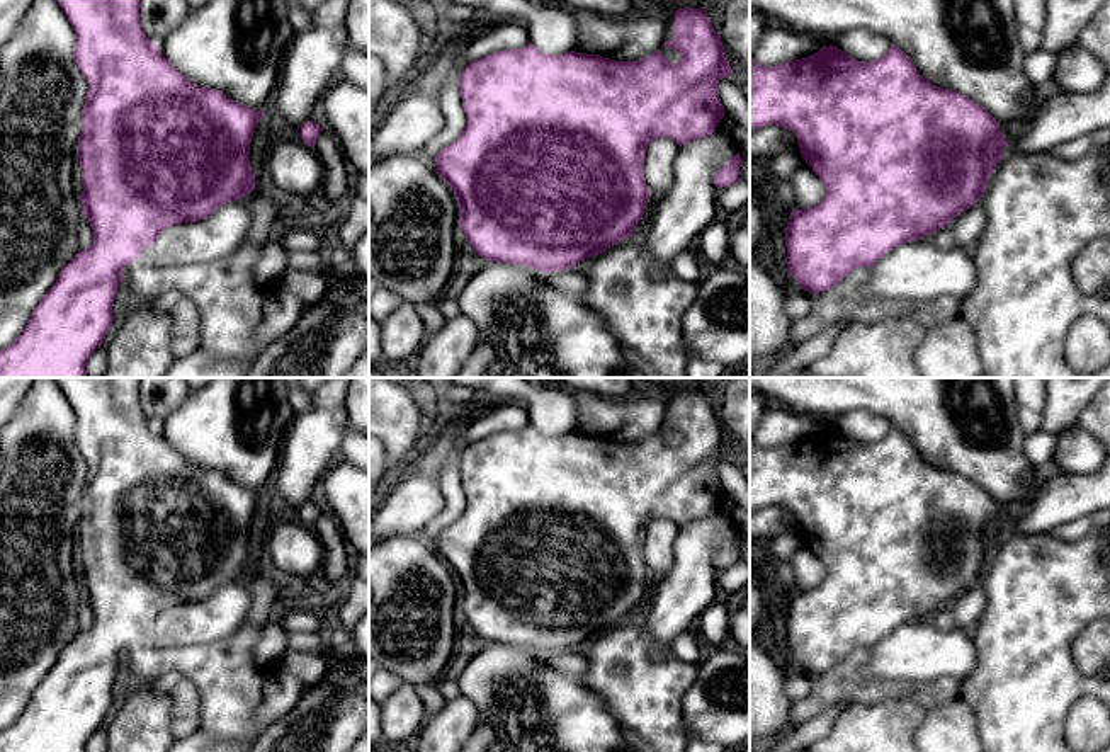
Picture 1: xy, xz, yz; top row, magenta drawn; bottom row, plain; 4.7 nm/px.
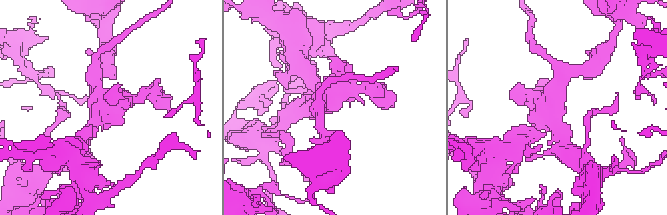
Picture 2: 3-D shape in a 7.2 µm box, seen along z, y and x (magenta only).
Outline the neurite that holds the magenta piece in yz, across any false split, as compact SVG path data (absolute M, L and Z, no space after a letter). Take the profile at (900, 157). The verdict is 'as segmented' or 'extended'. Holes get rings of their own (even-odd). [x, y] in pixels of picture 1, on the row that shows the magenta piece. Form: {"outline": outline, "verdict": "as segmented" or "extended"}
{"outline": "M830 44L818 53L762 66L750 53L750 131L782 126L797 138L801 155L823 180L823 201L792 209L785 228L785 264L801 289L813 294L840 284L858 267L870 269L894 247L935 233L981 201L989 175L1005 155L1000 122L977 102L925 80L898 46L875 61L858 61Z", "verdict": "as segmented"}

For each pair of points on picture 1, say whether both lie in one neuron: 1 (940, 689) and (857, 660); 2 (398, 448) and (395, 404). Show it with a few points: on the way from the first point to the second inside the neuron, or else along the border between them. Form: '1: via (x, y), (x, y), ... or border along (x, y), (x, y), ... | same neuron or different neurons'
1: via (917, 691), (872, 689), (867, 684) | same neuron
2: via (398, 438), (398, 417), (395, 414) | same neuron

